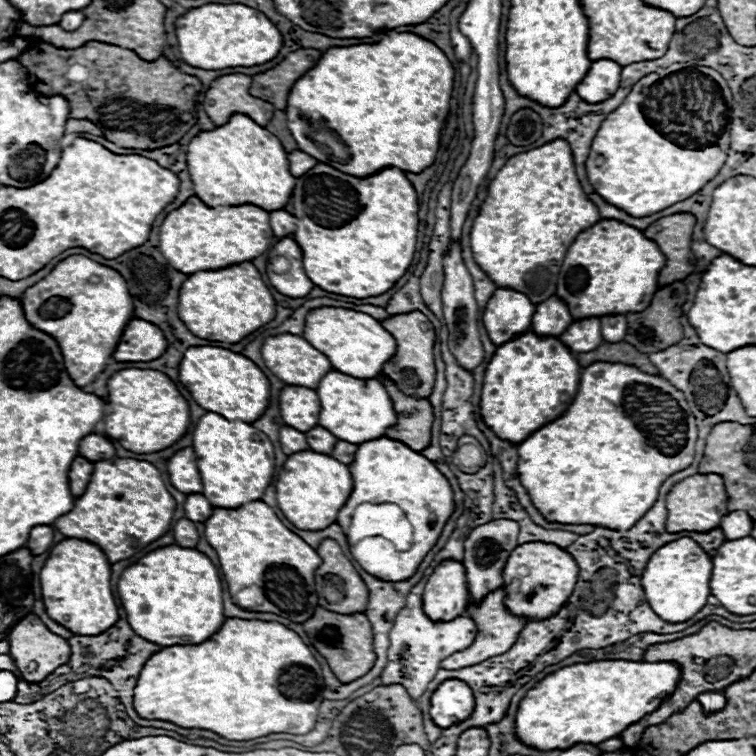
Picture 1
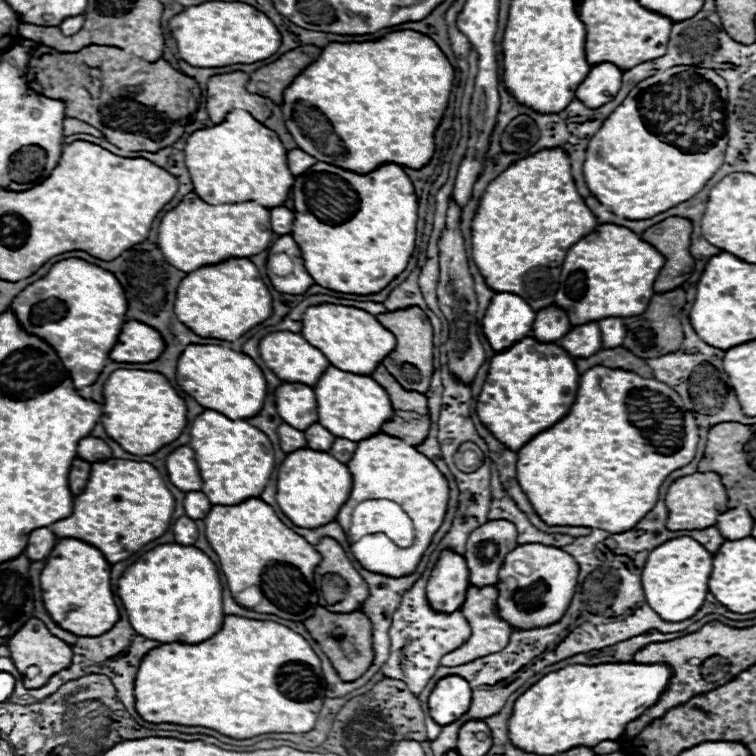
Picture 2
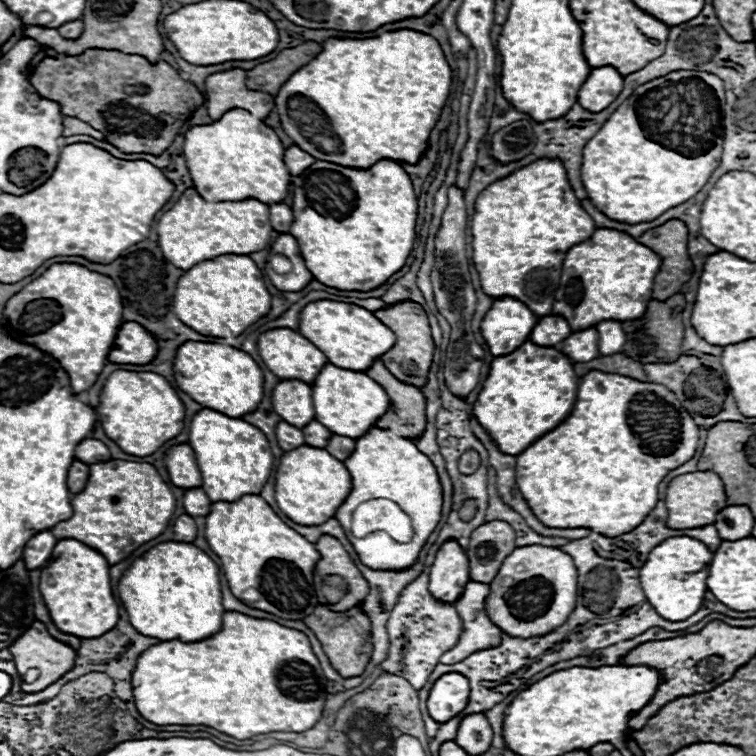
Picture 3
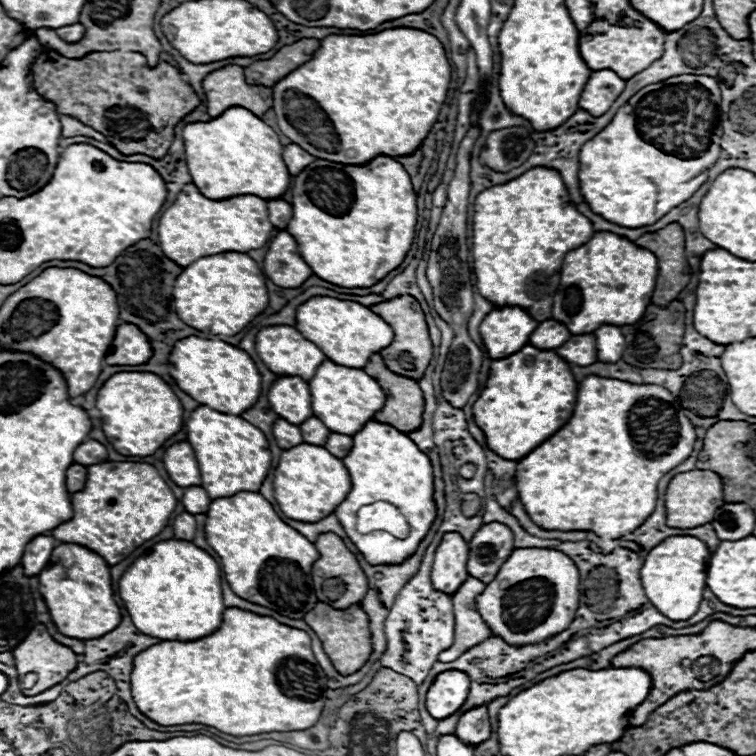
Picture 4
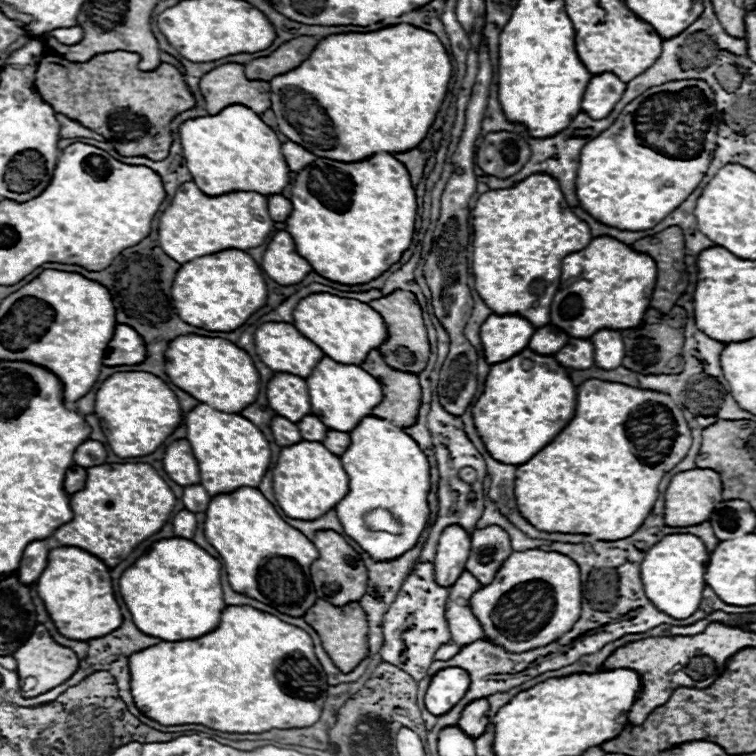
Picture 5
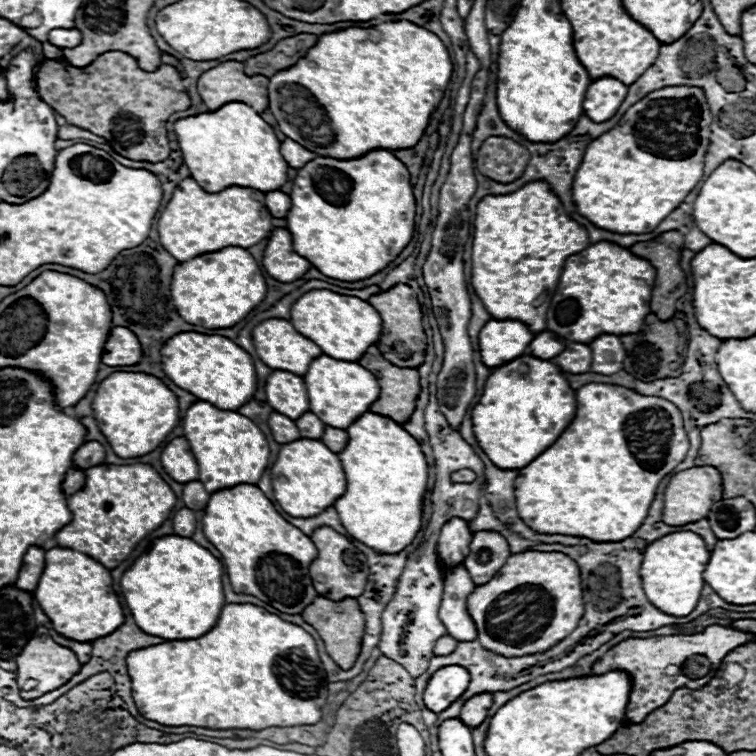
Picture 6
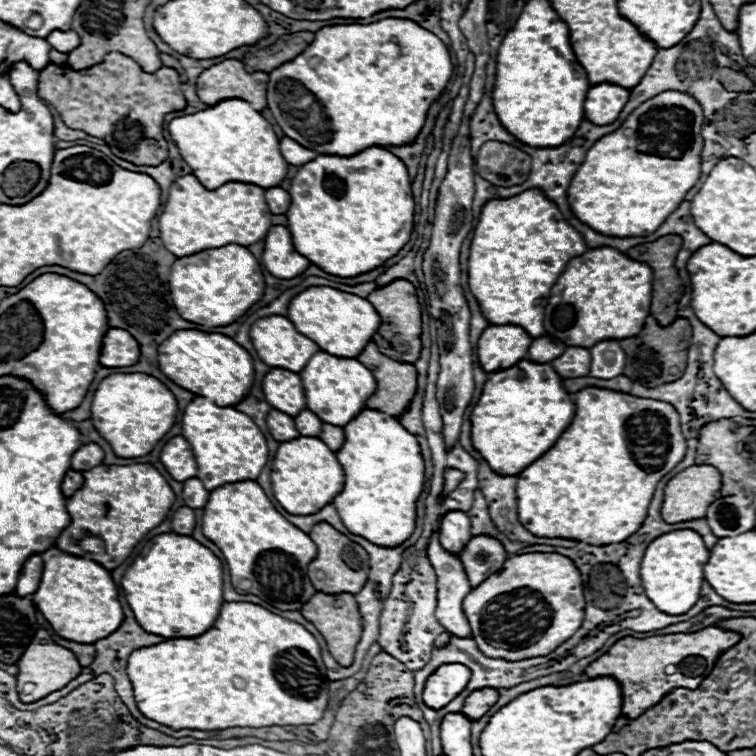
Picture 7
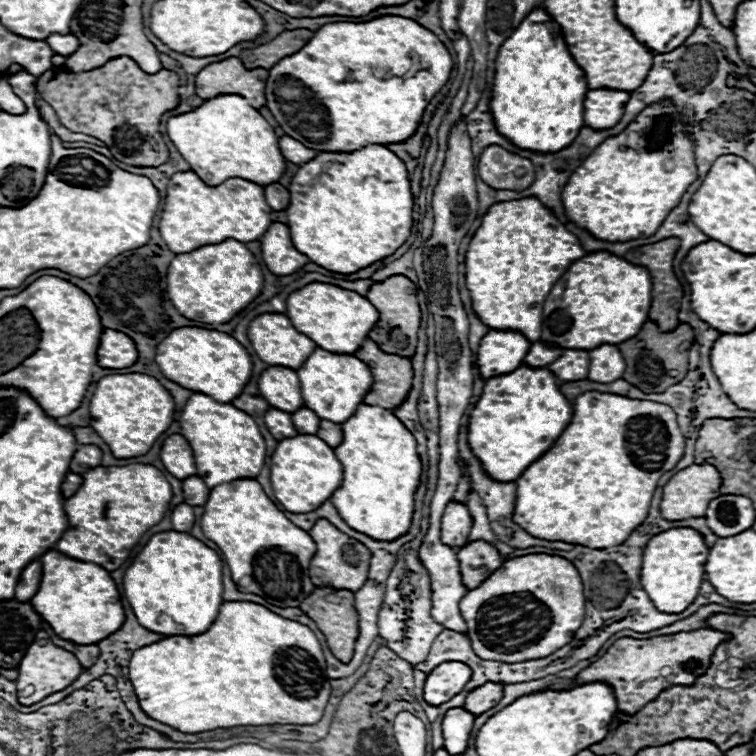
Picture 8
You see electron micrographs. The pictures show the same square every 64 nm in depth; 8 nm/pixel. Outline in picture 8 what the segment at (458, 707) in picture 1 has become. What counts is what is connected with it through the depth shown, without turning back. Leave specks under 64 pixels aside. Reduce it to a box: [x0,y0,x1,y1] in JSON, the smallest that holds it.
[424,662,472,706]

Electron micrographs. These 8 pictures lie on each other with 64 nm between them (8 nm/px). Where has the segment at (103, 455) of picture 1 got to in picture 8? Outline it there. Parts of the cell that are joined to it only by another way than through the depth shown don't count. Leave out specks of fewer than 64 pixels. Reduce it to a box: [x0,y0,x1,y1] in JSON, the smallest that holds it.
[70,444,102,474]

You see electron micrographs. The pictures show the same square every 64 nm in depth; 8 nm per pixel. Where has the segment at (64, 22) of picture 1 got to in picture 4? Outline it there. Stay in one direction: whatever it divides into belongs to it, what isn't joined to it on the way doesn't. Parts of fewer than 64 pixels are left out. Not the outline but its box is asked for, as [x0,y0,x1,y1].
[56,24,84,42]

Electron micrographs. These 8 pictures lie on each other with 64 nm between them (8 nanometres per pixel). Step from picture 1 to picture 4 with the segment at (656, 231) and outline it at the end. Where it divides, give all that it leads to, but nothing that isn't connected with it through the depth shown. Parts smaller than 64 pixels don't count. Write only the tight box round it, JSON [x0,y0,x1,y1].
[634,222,690,306]

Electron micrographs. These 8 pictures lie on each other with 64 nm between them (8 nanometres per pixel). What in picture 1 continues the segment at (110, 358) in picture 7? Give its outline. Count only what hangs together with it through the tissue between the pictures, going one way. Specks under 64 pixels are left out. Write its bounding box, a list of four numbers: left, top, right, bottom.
[112,320,166,362]

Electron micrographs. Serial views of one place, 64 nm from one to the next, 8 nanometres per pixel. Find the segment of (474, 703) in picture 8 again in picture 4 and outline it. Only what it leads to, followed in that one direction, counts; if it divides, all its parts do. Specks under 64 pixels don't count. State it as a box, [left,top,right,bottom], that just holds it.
[456,706,492,748]

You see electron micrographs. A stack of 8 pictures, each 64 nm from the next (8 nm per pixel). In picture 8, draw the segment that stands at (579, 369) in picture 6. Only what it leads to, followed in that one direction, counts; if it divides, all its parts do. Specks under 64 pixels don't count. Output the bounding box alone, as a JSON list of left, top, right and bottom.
[550,350,590,382]

